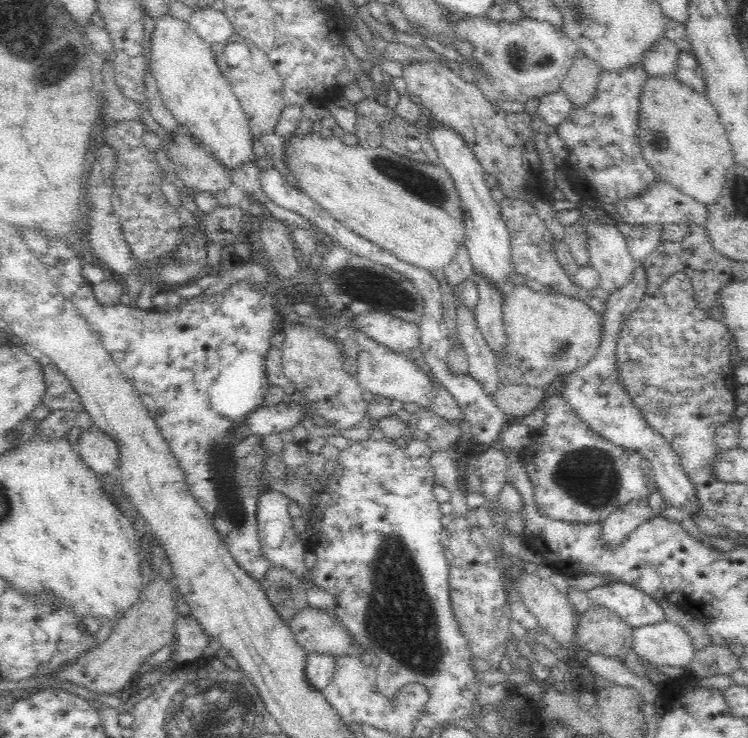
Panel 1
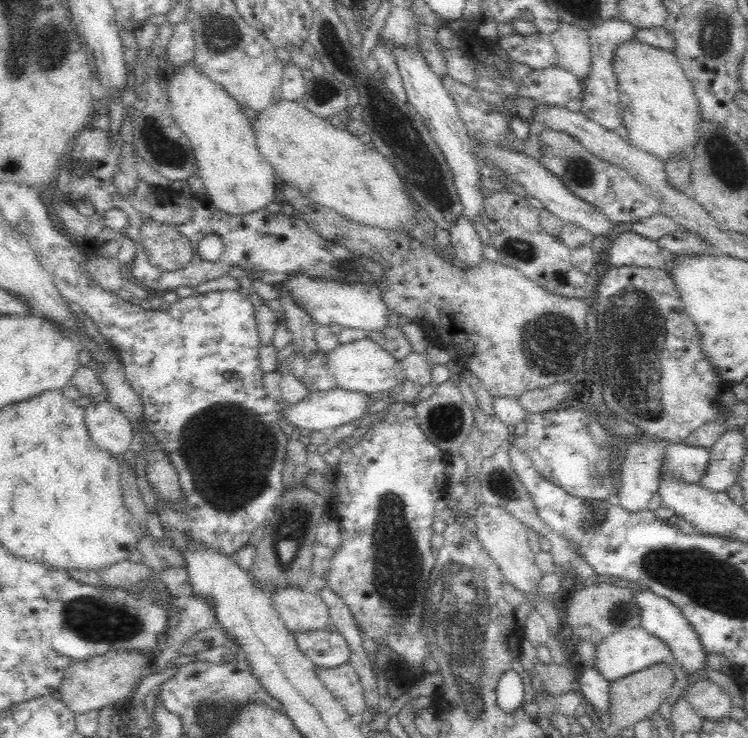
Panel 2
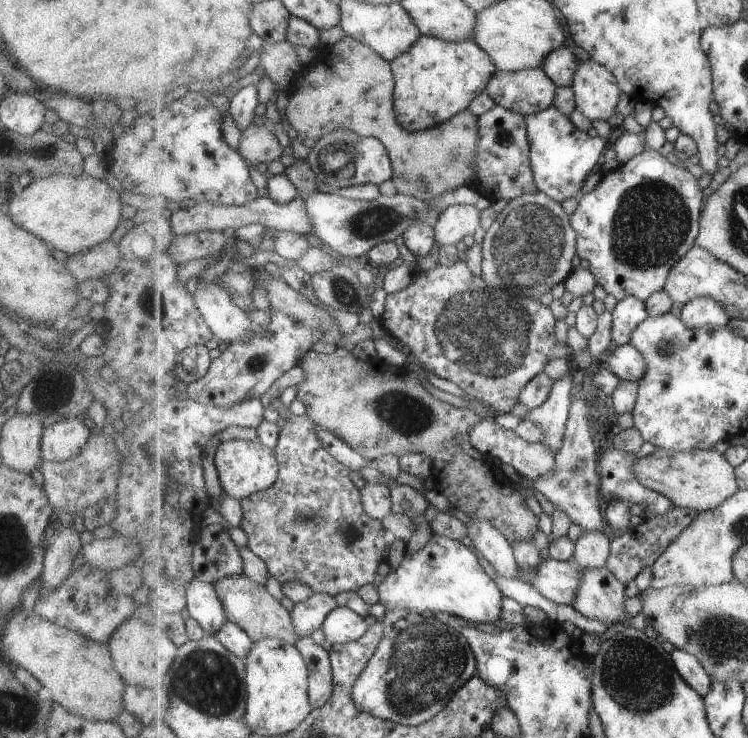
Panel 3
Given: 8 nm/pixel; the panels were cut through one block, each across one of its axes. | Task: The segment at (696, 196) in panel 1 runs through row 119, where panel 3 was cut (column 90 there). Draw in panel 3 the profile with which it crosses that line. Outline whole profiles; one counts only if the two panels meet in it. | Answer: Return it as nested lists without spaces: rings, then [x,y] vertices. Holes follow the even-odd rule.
[[[17,608],[1,634],[3,654],[51,693],[51,702],[71,715],[93,721],[113,721],[121,710],[125,684],[114,670],[107,644],[84,638],[35,614]]]

